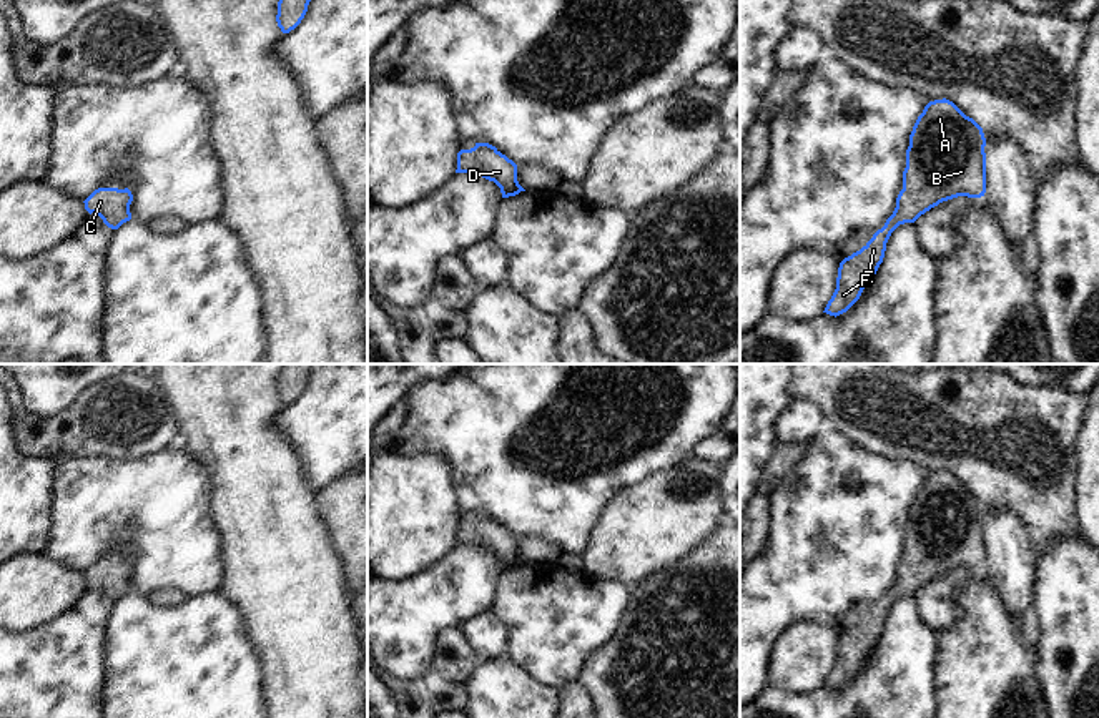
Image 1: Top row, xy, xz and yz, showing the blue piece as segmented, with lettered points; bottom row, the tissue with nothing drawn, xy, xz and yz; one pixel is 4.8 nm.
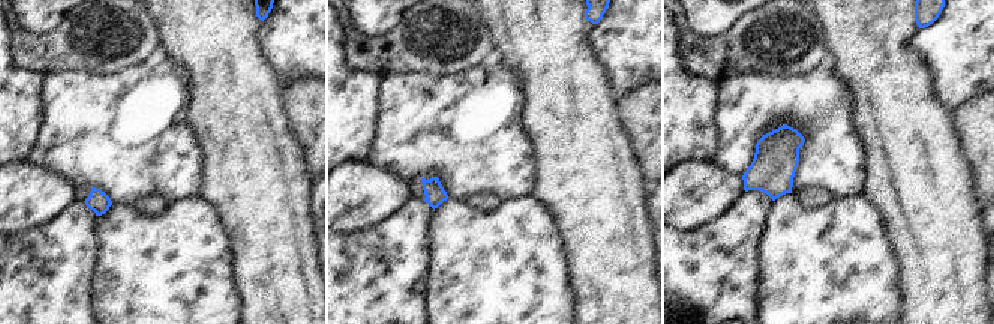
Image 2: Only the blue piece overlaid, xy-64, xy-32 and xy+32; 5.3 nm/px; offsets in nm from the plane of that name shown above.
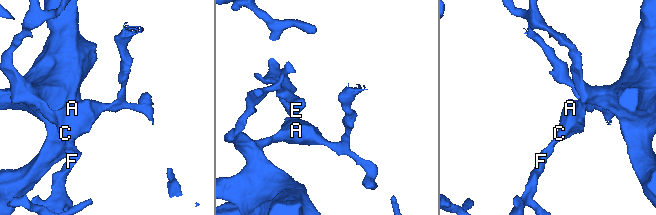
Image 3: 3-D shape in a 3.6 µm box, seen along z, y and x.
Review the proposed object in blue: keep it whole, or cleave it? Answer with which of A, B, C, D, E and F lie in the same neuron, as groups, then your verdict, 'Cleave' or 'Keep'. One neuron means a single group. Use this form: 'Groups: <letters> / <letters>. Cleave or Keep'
Groups: A B C D E F. Keep.

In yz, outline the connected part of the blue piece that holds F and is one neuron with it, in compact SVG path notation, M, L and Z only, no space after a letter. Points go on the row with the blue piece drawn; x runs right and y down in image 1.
M929 101L909 135L903 189L896 208L873 238L838 268L836 289L823 312L840 316L861 296L883 263L891 233L943 201L986 193L986 138L983 128L953 101Z

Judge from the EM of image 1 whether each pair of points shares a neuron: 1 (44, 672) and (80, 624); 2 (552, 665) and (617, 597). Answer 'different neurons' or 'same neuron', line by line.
1: same neuron
2: same neuron

